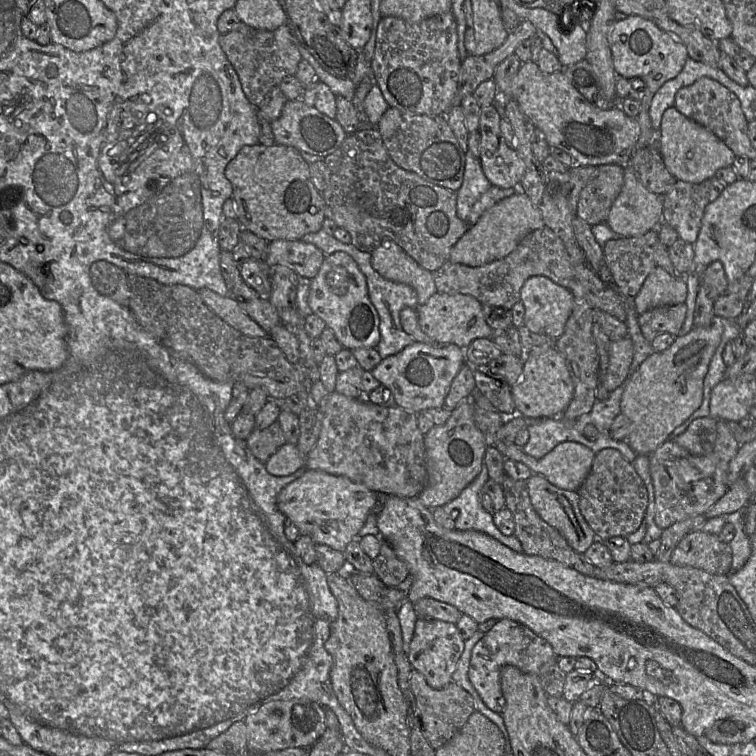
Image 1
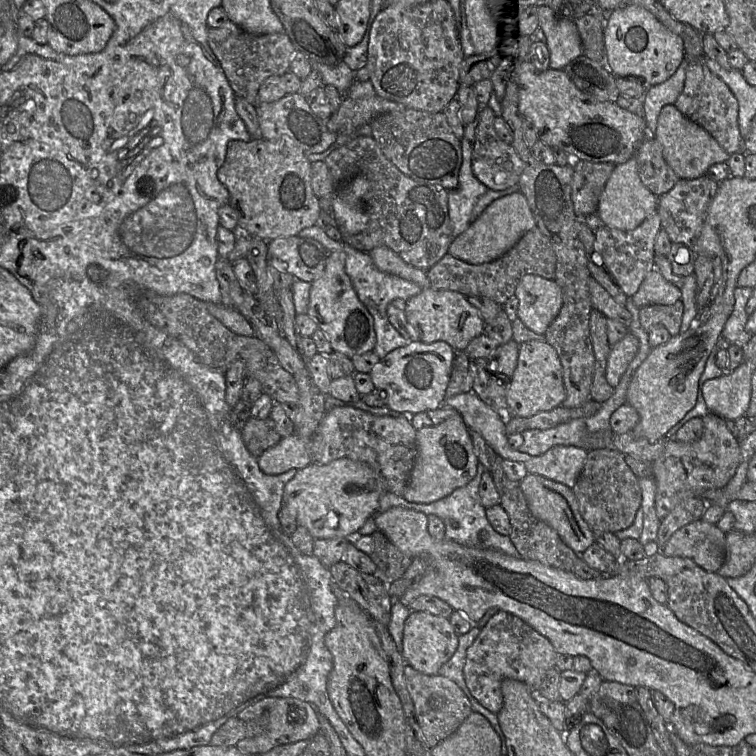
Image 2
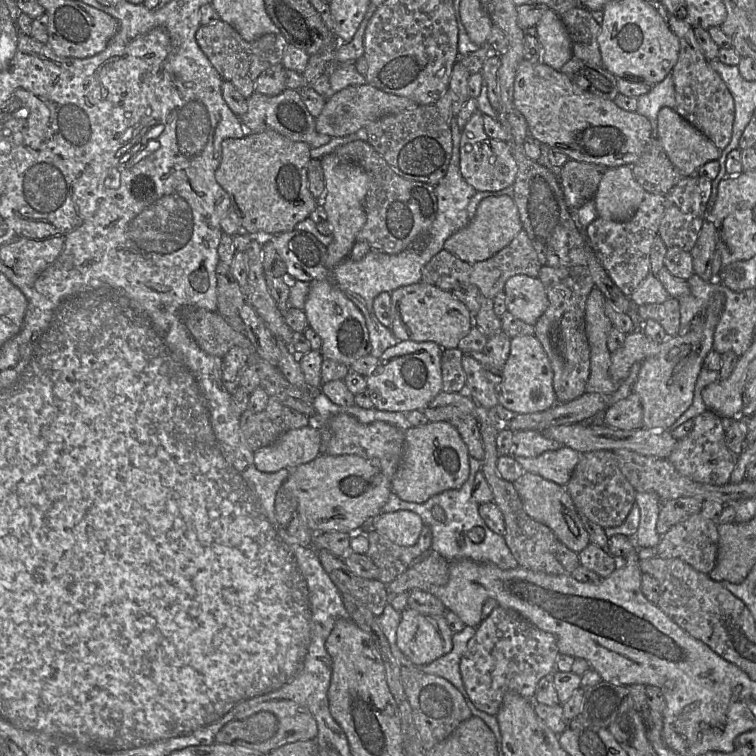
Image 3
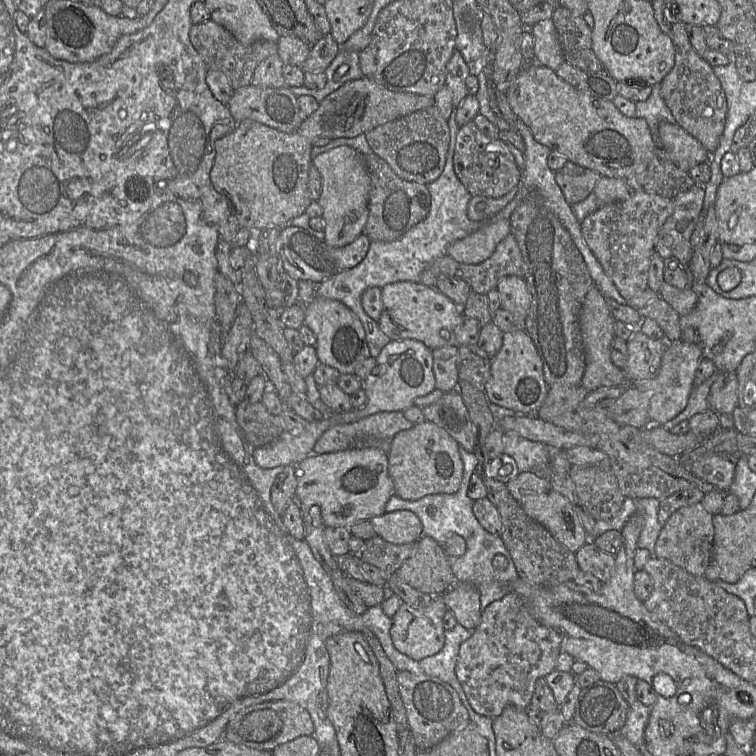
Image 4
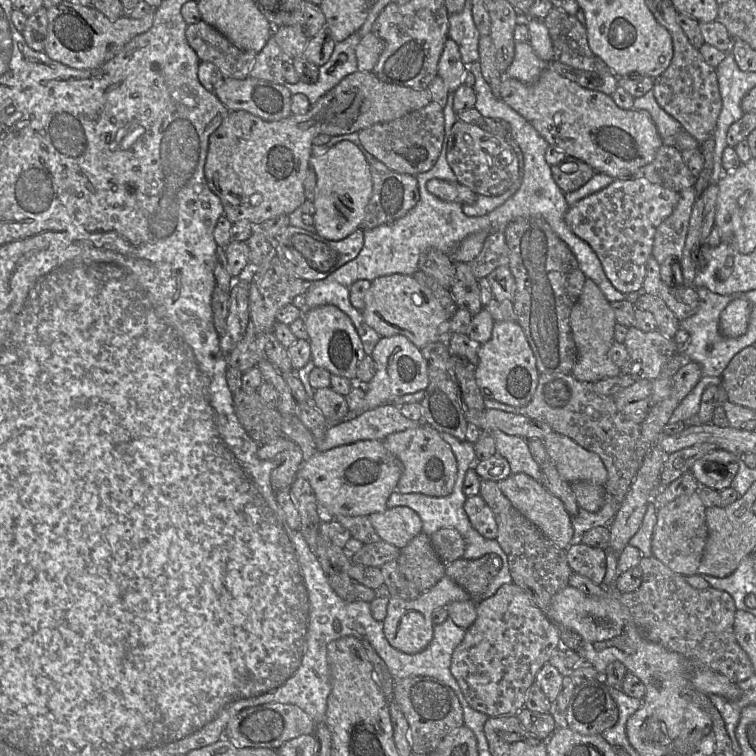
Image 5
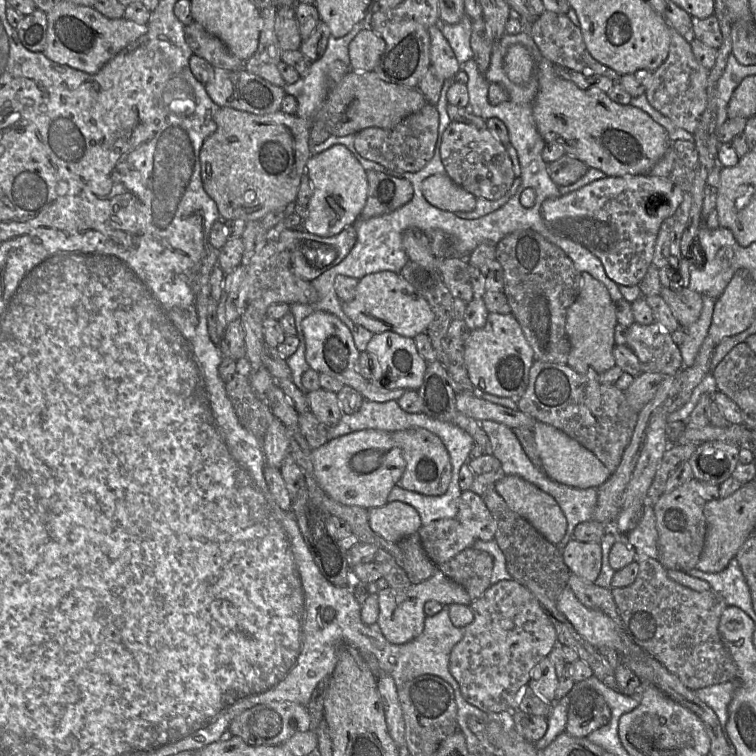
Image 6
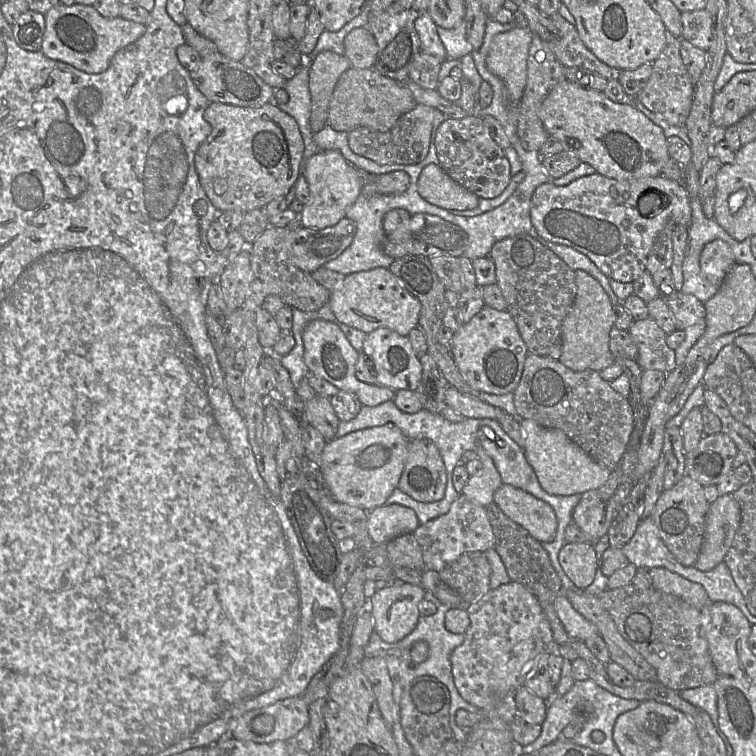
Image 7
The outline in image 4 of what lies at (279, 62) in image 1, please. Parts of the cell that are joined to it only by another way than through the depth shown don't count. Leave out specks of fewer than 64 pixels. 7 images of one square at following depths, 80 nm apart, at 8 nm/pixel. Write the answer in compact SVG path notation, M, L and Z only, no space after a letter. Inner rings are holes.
M212 20L193 24L189 32L189 38L208 67L220 70L225 74L235 90L251 84L256 67L269 56L278 53L277 42L259 40L250 45L243 45L230 31Z

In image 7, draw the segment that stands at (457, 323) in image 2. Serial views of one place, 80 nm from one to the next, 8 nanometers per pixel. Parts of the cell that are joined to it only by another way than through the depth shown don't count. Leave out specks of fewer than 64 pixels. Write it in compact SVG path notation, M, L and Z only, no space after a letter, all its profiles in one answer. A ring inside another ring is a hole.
M383 267L346 275L341 286L330 292L329 306L338 321L366 334L378 328L389 328L402 336L418 326L421 310L420 301Z

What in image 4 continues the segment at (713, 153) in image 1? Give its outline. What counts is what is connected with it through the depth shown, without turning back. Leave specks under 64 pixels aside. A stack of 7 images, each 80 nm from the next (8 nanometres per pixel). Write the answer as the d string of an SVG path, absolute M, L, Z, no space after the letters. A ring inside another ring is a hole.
M661 121L658 126L661 146L668 157L683 170L708 162L710 153L678 123Z

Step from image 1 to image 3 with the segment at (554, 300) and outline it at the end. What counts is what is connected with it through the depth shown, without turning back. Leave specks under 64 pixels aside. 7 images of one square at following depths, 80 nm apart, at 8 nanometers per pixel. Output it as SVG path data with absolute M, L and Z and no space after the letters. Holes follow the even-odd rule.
M518 274L509 278L503 295L507 311L517 319L535 325L548 306L548 297L538 277Z

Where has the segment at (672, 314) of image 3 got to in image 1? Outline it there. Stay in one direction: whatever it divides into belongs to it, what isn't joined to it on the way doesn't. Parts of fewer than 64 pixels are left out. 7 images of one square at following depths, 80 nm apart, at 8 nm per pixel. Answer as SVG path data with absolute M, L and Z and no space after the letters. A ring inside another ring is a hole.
M685 303L658 306L638 316L638 323L644 338L651 343L661 333L673 336L680 334L687 314Z

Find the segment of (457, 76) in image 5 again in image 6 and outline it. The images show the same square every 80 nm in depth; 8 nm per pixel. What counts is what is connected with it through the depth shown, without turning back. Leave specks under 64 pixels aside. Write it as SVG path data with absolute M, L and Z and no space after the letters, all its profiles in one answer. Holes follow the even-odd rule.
M437 25L429 28L431 66L444 80L453 79L461 70L455 53Z

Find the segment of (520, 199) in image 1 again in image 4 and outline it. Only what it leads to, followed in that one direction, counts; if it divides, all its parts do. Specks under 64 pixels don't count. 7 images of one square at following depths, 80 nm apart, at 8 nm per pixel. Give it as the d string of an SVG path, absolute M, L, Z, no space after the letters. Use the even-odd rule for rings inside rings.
M490 217L483 225L466 236L451 243L447 248L447 254L455 261L462 264L479 264L488 259L495 251L497 245L511 232L510 218Z

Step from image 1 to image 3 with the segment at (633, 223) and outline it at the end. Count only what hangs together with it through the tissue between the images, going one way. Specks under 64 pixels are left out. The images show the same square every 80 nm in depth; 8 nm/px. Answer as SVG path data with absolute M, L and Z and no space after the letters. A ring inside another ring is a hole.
M632 165L608 168L594 197L598 216L611 221L628 221L637 211L646 193L635 179Z

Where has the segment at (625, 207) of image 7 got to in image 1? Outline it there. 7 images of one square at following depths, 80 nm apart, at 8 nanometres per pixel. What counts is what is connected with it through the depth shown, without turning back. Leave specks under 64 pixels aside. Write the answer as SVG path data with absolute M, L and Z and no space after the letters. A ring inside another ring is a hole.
M651 230L642 236L611 239L602 248L605 263L611 273L611 283L622 297L635 297L640 291L648 274L656 266L654 247L658 241L658 230Z

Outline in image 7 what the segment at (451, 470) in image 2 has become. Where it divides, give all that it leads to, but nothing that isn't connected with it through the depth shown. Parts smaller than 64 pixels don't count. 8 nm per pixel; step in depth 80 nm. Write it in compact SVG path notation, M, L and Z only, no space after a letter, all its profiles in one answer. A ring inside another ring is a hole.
M412 439L398 482L403 493L419 502L435 502L444 497L447 471L437 446L429 439Z

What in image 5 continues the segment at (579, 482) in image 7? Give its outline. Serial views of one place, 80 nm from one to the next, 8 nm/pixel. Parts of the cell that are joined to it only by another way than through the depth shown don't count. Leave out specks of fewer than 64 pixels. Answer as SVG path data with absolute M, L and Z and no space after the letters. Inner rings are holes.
M556 431L548 434L543 444L559 474L569 483L585 480L598 485L606 484L607 469L596 453Z

